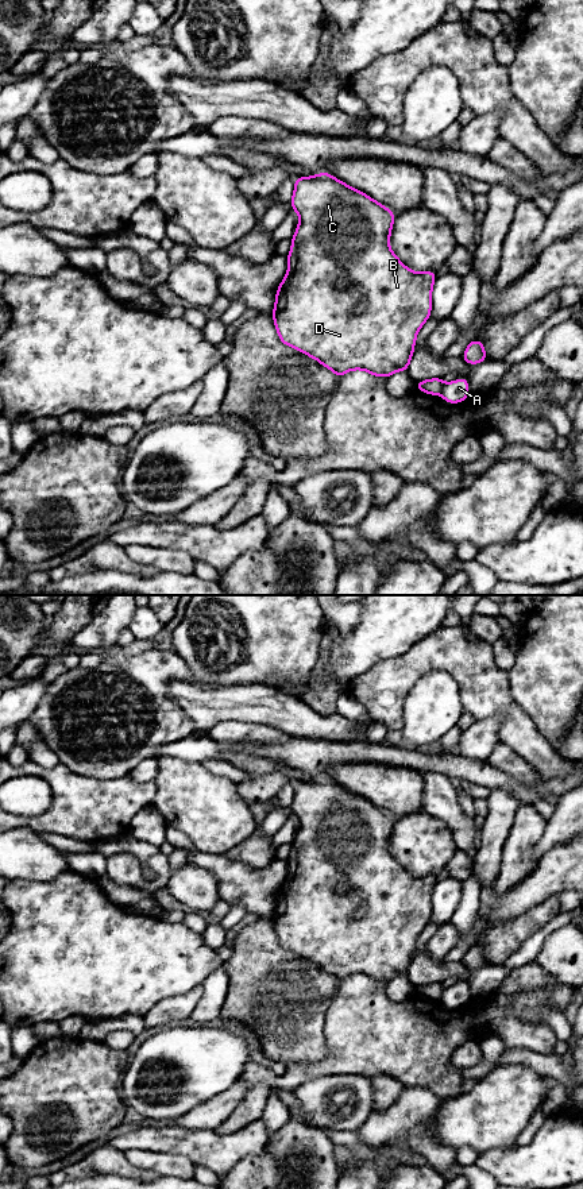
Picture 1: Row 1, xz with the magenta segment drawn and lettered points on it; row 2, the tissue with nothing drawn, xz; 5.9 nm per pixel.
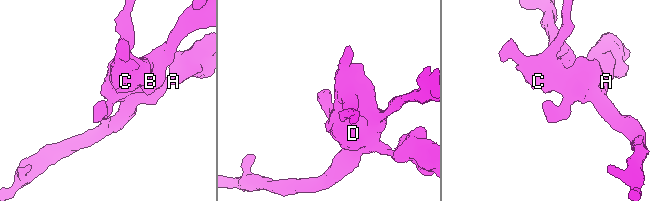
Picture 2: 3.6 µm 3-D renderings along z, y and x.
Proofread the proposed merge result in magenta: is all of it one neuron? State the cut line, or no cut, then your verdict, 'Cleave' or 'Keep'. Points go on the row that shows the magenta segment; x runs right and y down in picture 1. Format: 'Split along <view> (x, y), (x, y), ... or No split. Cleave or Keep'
Split along xz (444, 383), (440, 392). Cleave

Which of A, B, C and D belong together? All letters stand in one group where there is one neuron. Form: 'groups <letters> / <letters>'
groups A / B C D

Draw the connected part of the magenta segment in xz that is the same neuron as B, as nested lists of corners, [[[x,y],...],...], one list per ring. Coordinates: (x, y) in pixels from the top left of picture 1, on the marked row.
[[[327,171],[312,177],[294,178],[293,181],[294,193],[290,200],[290,206],[298,213],[300,221],[296,233],[292,238],[292,248],[287,255],[287,274],[279,283],[275,294],[275,306],[271,312],[279,340],[285,345],[316,359],[324,367],[329,368],[337,378],[351,370],[364,370],[374,377],[382,378],[389,378],[397,371],[406,371],[414,352],[417,333],[431,317],[432,287],[437,278],[436,271],[414,273],[397,258],[389,246],[395,213],[383,206],[381,202],[339,181]]]

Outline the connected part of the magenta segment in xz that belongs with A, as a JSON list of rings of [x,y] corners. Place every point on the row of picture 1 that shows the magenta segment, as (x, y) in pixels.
[[[464,377],[444,385],[441,390],[443,399],[447,404],[459,404],[467,399],[470,397],[468,385],[470,382]]]

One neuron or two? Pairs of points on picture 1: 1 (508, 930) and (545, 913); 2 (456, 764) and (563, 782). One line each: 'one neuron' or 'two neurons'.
1: one neuron
2: one neuron

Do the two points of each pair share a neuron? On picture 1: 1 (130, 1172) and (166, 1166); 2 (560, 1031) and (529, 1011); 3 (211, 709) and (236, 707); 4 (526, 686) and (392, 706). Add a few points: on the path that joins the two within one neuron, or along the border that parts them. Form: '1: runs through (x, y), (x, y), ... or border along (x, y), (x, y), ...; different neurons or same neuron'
1: border along (124, 1151), (124, 1155), (132, 1165), (159, 1174); different neurons
2: runs through (555, 1023), (544, 1012), (537, 1011); same neuron
3: runs through (217, 707), (230, 707); same neuron
4: border along (506, 671), (510, 695), (528, 715); different neurons

